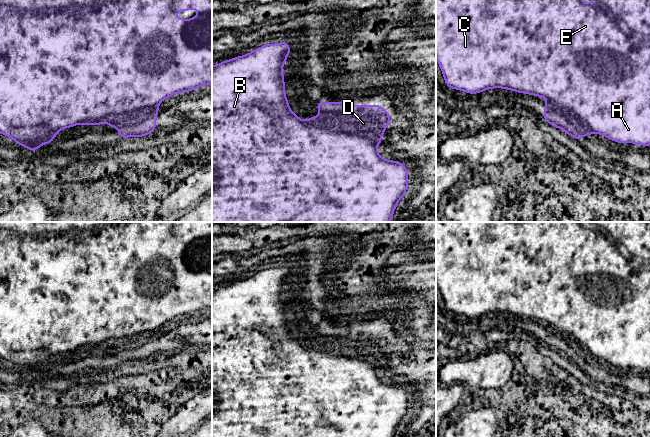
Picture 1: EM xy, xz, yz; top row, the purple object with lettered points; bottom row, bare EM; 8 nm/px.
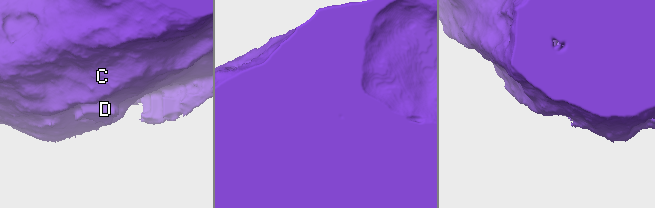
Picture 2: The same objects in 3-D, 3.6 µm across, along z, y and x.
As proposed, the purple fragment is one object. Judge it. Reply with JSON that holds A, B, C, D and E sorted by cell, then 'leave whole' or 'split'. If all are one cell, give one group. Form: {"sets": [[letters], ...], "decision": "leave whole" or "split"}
{"sets": [["A", "B", "C", "E"], ["D"]], "decision": "split"}

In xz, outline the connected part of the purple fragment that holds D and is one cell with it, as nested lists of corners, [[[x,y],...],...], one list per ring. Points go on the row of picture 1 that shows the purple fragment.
[[[316,102],[322,116],[305,121],[326,129],[368,138],[375,148],[381,144],[382,135],[390,125],[390,113],[381,105],[355,106],[351,102]]]

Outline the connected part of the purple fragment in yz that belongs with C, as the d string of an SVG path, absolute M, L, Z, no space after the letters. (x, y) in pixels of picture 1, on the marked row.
M436 0L436 59L437 59L437 60L438 60L438 63L439 63L439 66L440 66L440 68L441 68L441 70L442 70L442 73L443 73L443 75L444 75L444 78L445 78L445 83L446 83L446 86L448 86L448 87L450 87L450 88L452 88L452 89L457 89L457 90L463 90L463 91L464 91L464 92L466 92L466 93L470 93L470 94L474 94L474 93L480 93L480 92L483 92L483 91L484 91L484 90L485 90L485 89L490 89L490 88L505 88L505 89L509 89L509 90L513 90L513 91L516 91L516 92L518 92L518 93L528 93L528 94L530 94L530 95L536 95L536 96L539 96L539 97L546 97L546 98L547 98L547 99L549 99L549 100L551 100L551 101L554 101L554 102L556 102L556 103L558 103L558 104L559 104L559 105L561 105L561 106L563 106L563 107L567 107L567 108L569 108L569 109L571 109L571 110L572 110L572 111L573 111L573 112L574 112L574 113L575 113L575 114L576 114L576 115L577 115L577 116L578 116L578 117L579 117L579 118L580 118L580 119L582 119L582 120L584 120L584 121L585 121L585 122L586 122L586 123L587 123L587 125L588 125L588 128L590 128L590 129L592 129L592 130L593 130L593 131L595 131L595 132L596 132L596 133L599 133L599 134L602 134L602 135L604 135L604 136L605 136L605 137L607 137L607 138L609 138L609 139L611 139L611 140L613 140L613 141L615 141L615 142L618 142L618 143L637 143L637 144L639 144L639 145L645 145L645 146L650 146L650 0L593 0L593 2L594 2L594 3L593 3L593 4L587 4L587 3L584 3L584 2L583 2L583 1L582 1L582 0Z

